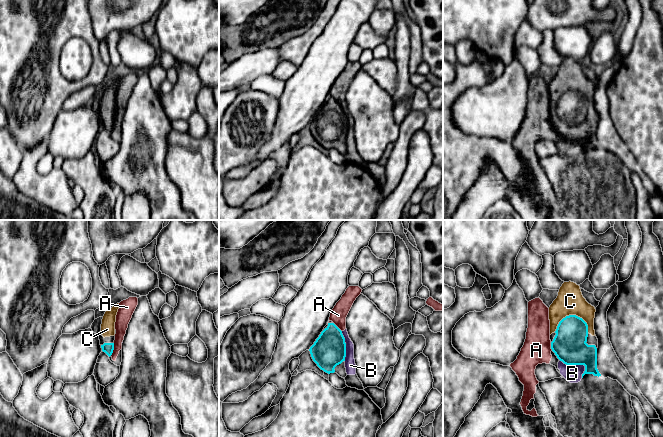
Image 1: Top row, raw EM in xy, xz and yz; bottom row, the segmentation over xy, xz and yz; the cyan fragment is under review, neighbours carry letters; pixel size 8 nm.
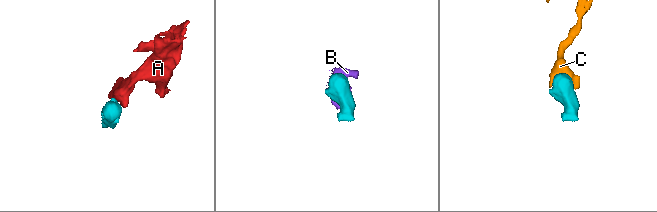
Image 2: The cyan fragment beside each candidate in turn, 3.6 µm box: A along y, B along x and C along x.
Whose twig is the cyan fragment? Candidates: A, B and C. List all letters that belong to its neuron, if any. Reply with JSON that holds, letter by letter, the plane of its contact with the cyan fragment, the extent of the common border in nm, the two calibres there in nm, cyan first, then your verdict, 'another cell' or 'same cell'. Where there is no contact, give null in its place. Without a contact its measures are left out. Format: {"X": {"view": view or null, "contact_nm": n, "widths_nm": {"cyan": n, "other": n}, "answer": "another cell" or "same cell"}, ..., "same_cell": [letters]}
{"A": {"view": "xy", "contact_nm": 110, "widths_nm": {"cyan": 90, "other": 110}, "answer": "another cell"}, "B": {"view": "yz", "contact_nm": 240, "widths_nm": {"cyan": 280, "other": 140}, "answer": "another cell"}, "C": {"view": "yz", "contact_nm": 280, "widths_nm": {"cyan": 280, "other": 220}, "answer": "same cell"}, "same_cell": ["C"]}

